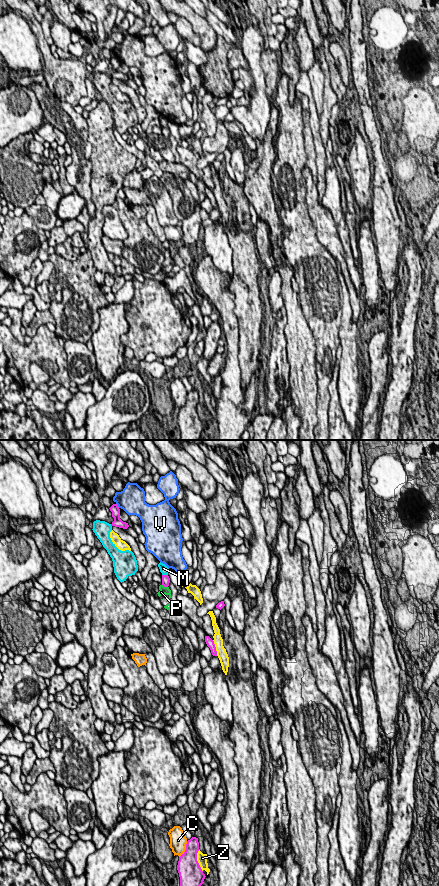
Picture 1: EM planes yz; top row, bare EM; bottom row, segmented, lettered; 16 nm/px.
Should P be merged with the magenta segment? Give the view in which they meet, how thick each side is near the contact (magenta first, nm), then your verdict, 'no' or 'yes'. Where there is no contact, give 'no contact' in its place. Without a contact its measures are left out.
yz | 130/130 nm | no

